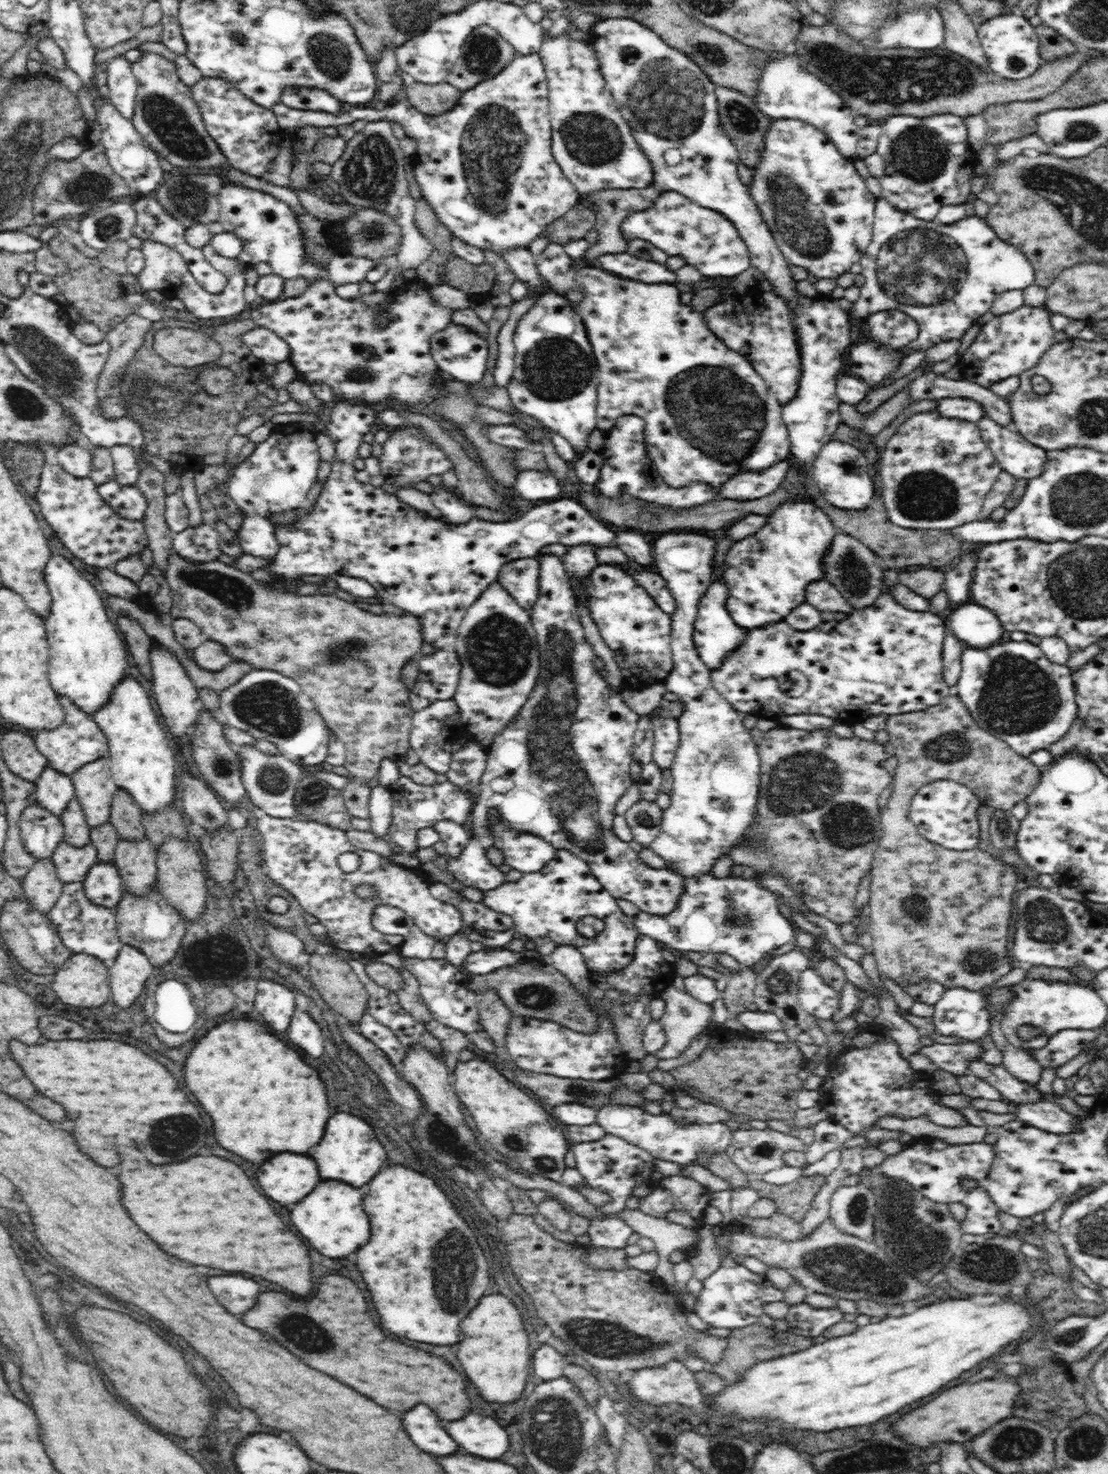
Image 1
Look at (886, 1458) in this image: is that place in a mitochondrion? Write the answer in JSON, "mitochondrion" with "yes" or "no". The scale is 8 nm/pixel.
{"mitochondrion":"yes"}

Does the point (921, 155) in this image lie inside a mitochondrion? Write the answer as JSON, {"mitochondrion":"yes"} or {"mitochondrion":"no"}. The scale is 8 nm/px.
{"mitochondrion":"yes"}

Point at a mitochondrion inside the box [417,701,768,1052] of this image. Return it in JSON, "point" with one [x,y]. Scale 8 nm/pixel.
{"point":[538,993]}

